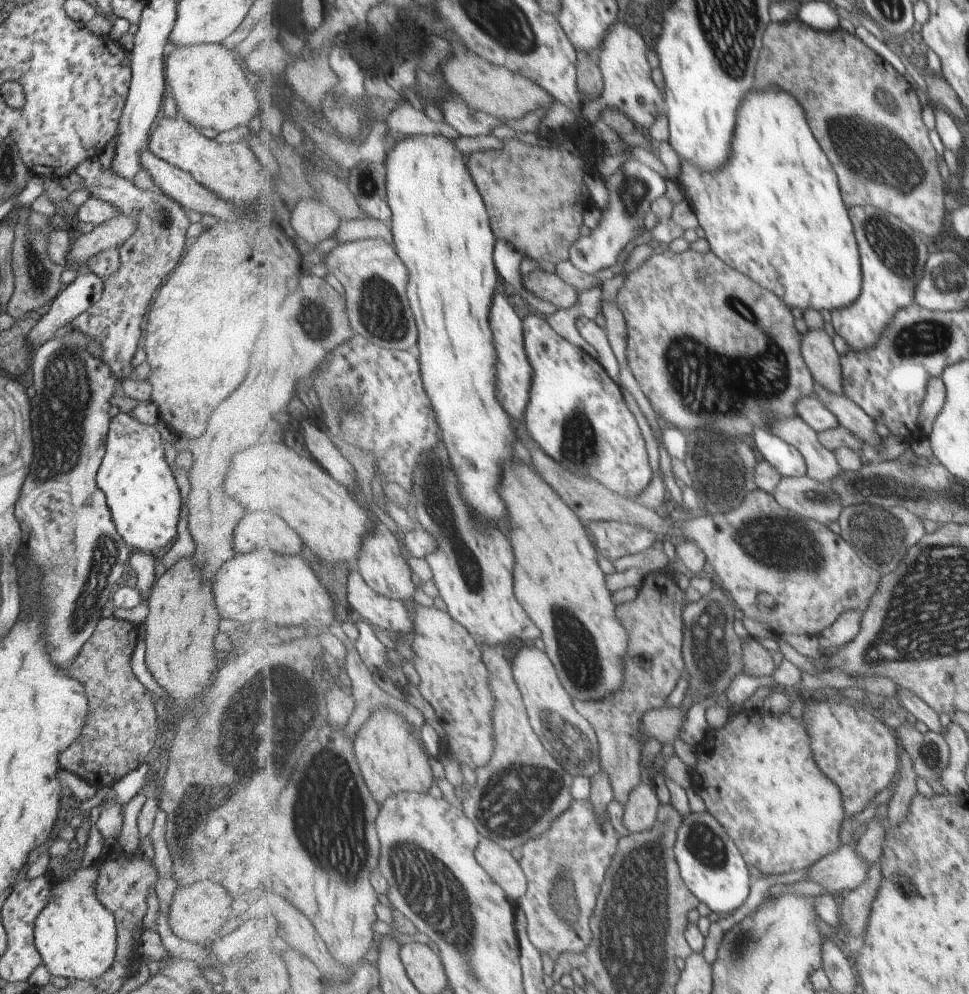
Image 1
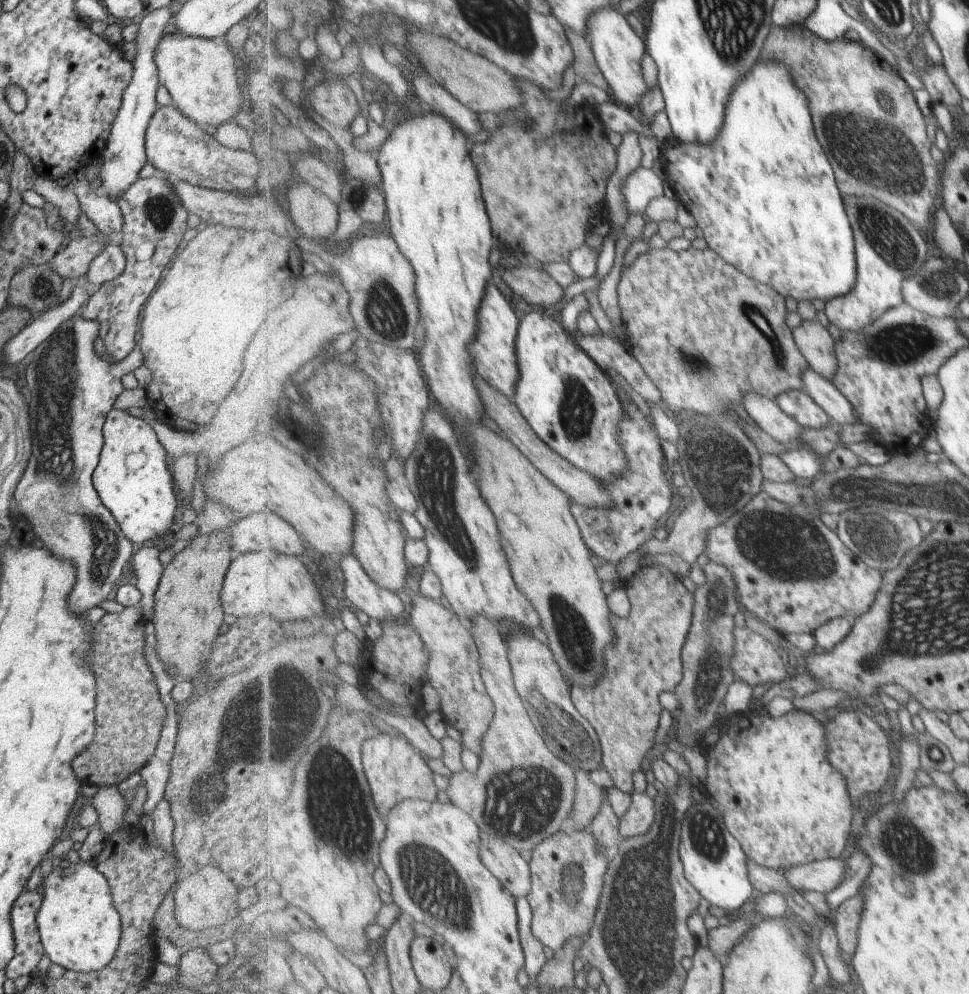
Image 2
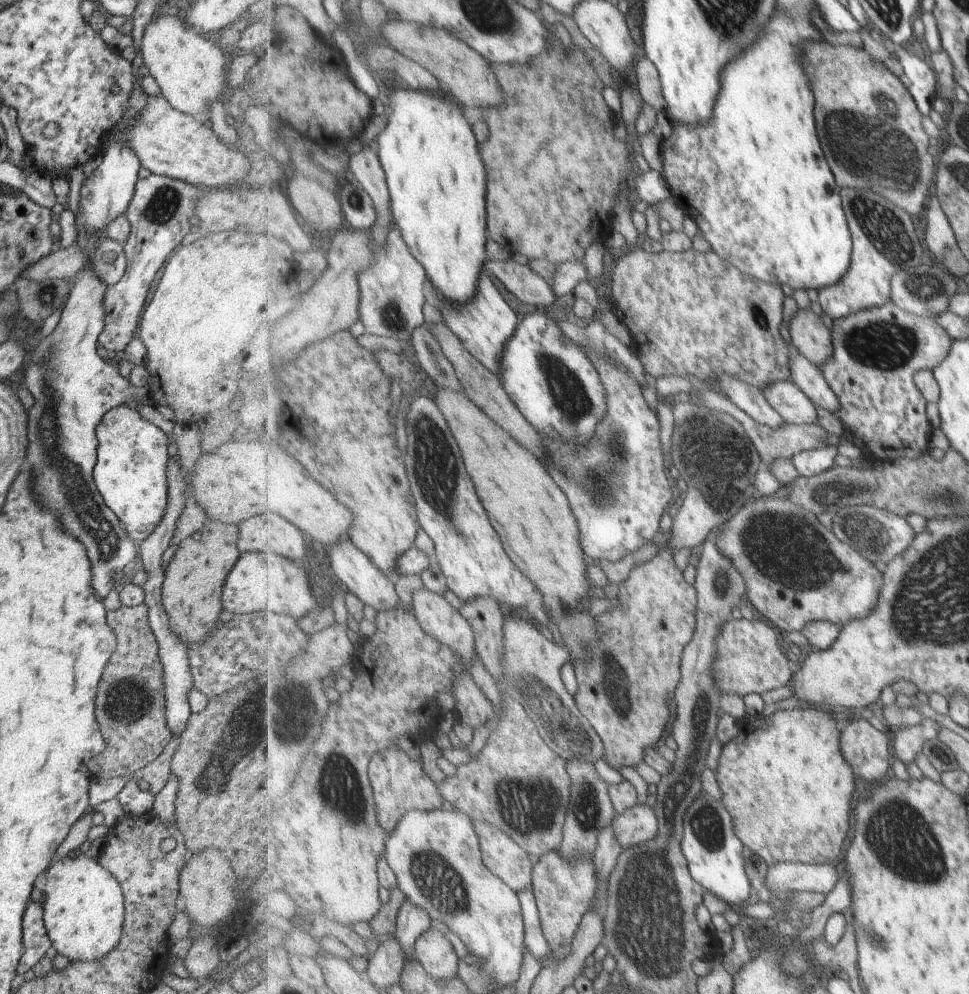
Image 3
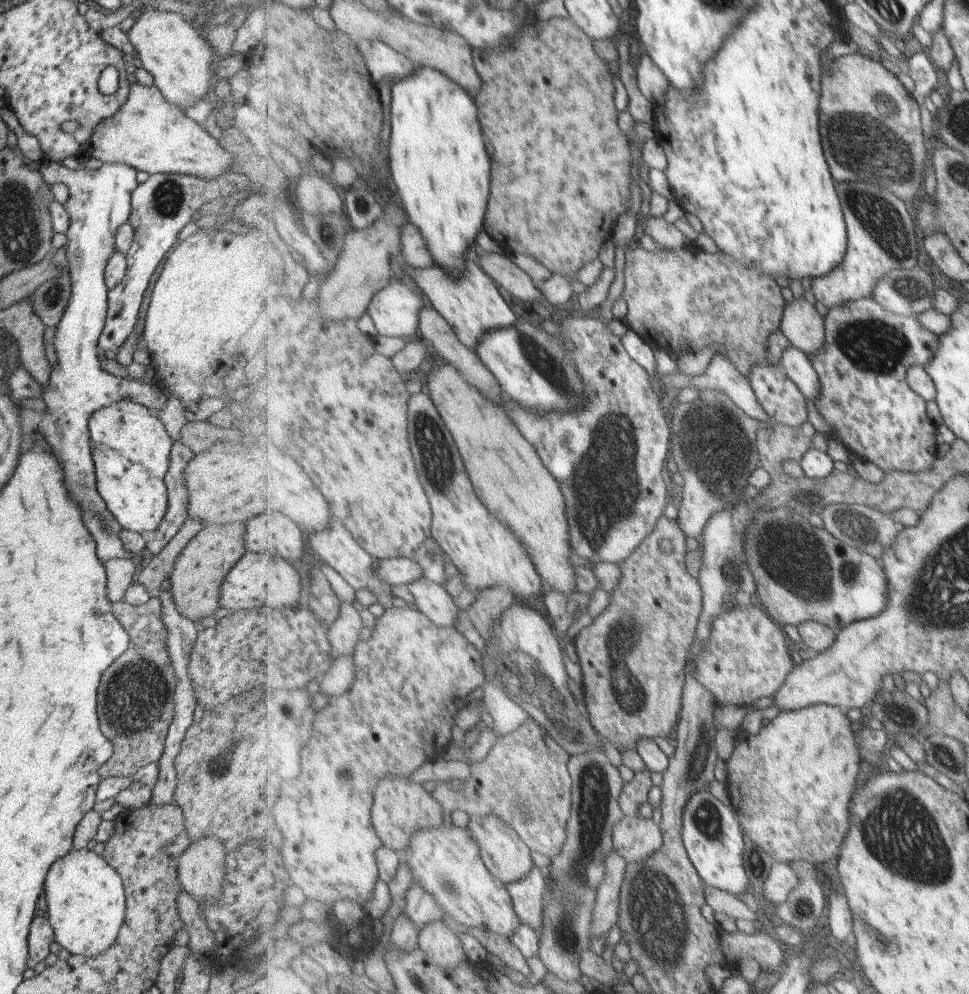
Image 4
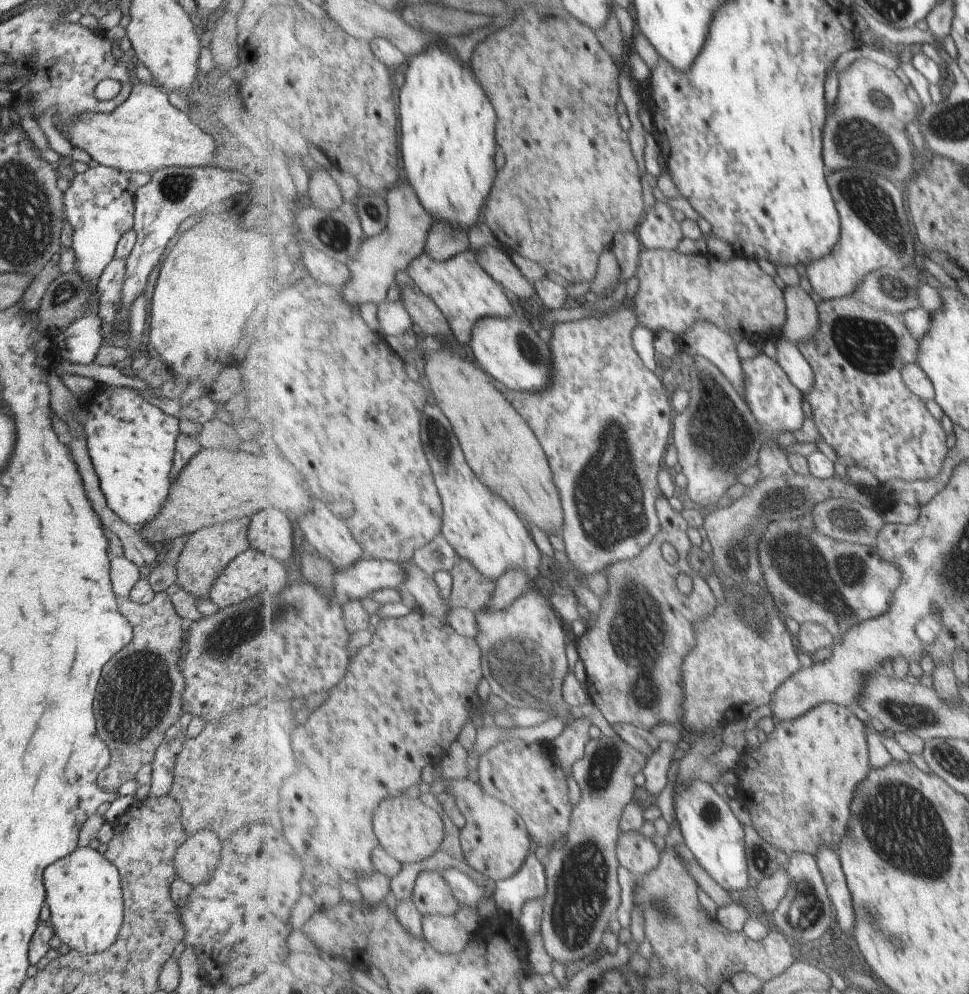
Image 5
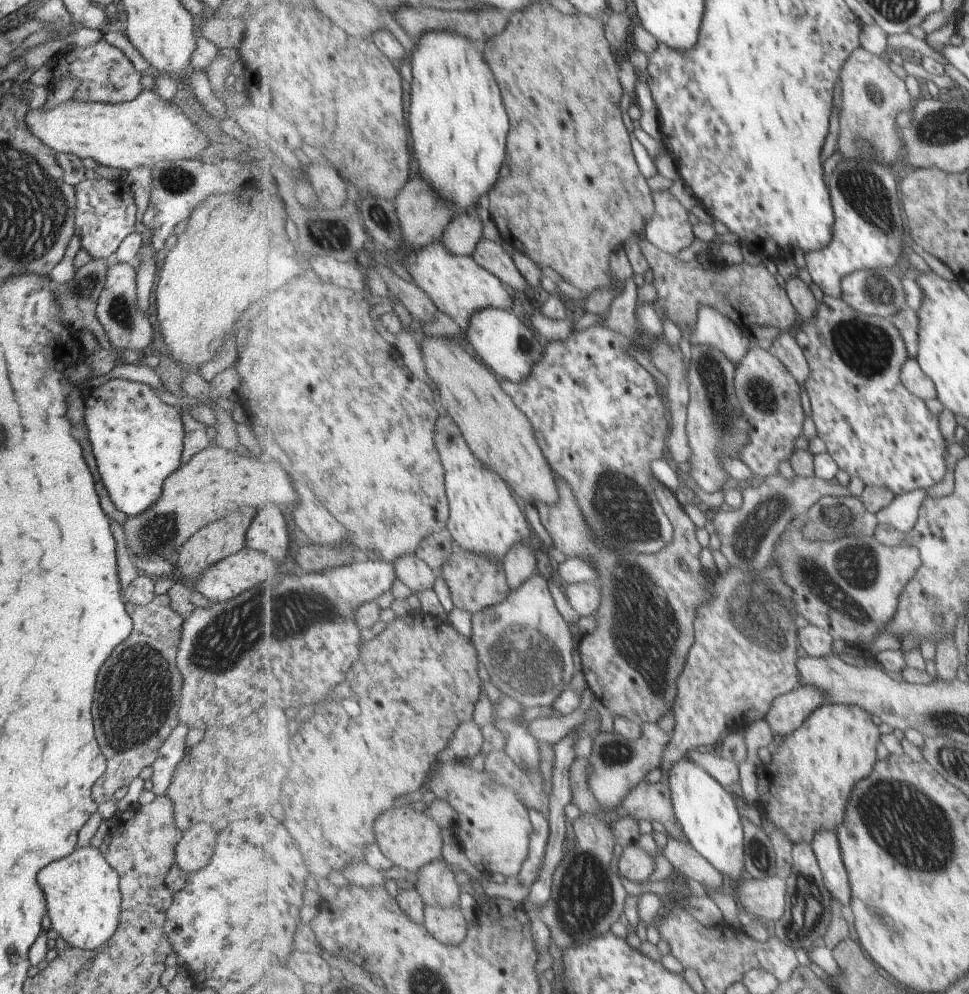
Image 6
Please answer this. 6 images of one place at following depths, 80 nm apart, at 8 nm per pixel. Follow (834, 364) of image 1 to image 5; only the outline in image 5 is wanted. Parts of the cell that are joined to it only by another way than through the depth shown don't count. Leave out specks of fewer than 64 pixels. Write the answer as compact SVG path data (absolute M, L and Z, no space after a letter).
M800 285L785 288L788 320L782 335L797 346L812 339L820 325L820 314L815 300Z

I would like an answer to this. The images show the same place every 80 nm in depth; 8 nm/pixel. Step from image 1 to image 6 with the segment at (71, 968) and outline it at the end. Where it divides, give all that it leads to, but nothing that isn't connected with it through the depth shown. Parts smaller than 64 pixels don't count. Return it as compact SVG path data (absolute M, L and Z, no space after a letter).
M76 846L71 854L45 866L37 874L37 884L44 896L50 926L68 946L90 951L110 938L118 925L121 895L118 874L97 847Z

